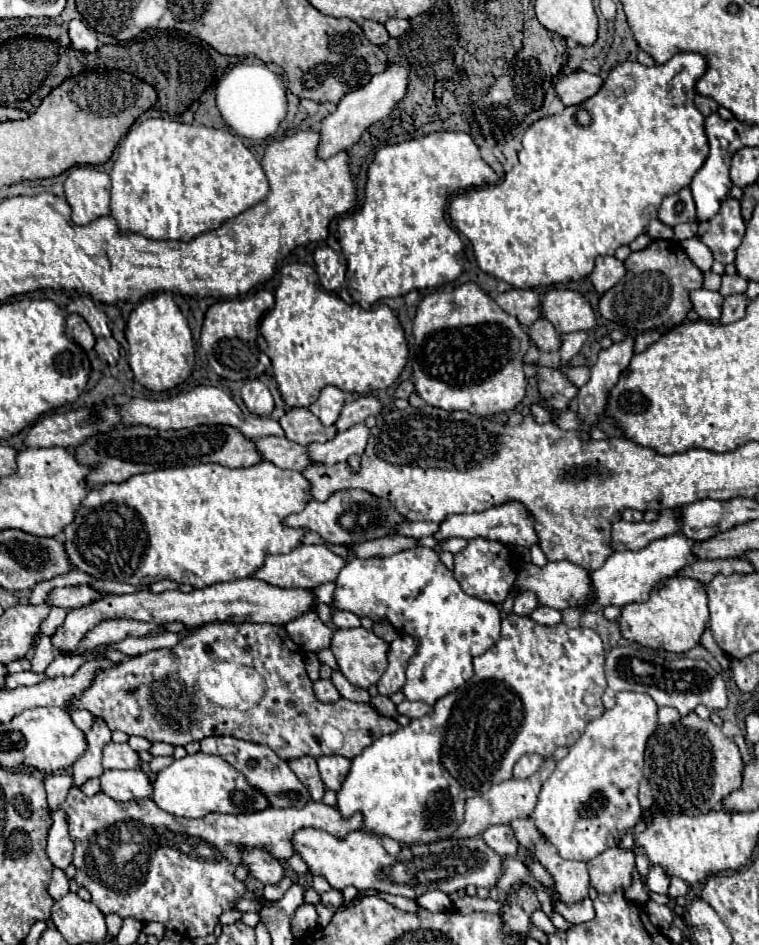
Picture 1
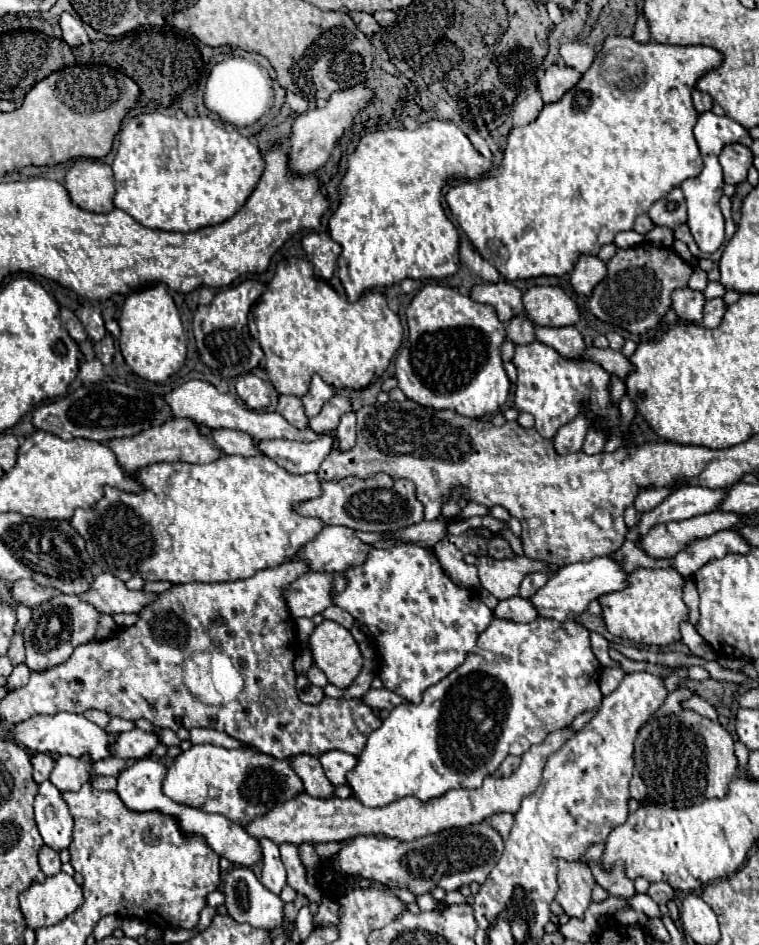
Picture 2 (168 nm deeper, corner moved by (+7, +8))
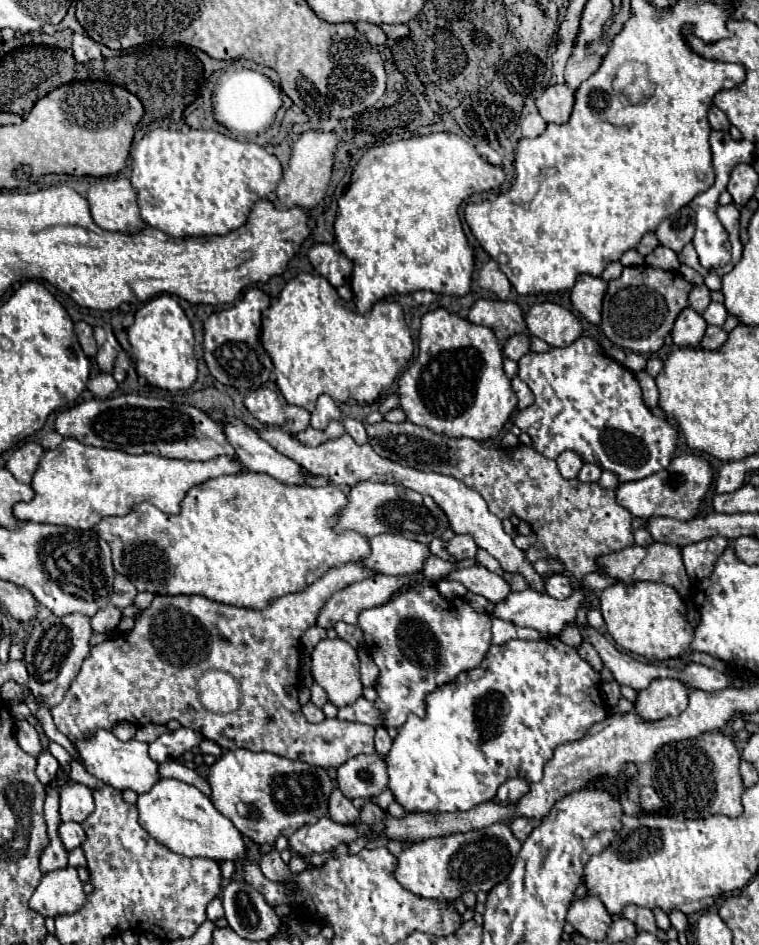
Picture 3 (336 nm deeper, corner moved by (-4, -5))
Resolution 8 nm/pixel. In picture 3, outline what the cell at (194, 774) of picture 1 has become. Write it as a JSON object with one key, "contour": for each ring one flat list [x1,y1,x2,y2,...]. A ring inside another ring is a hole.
{"contour":[[247,749,225,751,209,771,213,805,255,843,273,845,277,837,293,835,305,823,315,823,327,815,329,795,335,779,323,767,285,759,273,753,253,753]]}

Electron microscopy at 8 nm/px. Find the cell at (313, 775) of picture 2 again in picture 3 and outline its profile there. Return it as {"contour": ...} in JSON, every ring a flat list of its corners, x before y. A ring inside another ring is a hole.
{"contour":[[333,789,329,797,329,817,341,825,353,825,359,821,359,809,355,809,339,789]]}

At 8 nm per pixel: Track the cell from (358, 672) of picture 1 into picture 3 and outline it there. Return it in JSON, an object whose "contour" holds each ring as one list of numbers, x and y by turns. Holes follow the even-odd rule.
{"contour":[[325,639,311,653,311,675,317,685,321,685,327,693,327,699,335,707,345,707,355,703,361,697,361,681,359,681,359,659,357,651,343,639]]}

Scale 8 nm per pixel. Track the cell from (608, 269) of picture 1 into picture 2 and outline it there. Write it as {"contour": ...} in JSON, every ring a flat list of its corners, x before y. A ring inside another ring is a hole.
{"contour":[[582,256,572,270,572,286,578,294,590,296,594,286,606,276,606,264,598,256]]}

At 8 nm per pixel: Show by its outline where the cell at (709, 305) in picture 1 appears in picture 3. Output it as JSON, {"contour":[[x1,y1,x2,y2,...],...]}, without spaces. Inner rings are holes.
{"contour":[[687,307,675,319,675,325,671,329,671,339,677,347,697,347,697,343,701,343,705,335,705,329,707,329,705,319,691,307]]}

